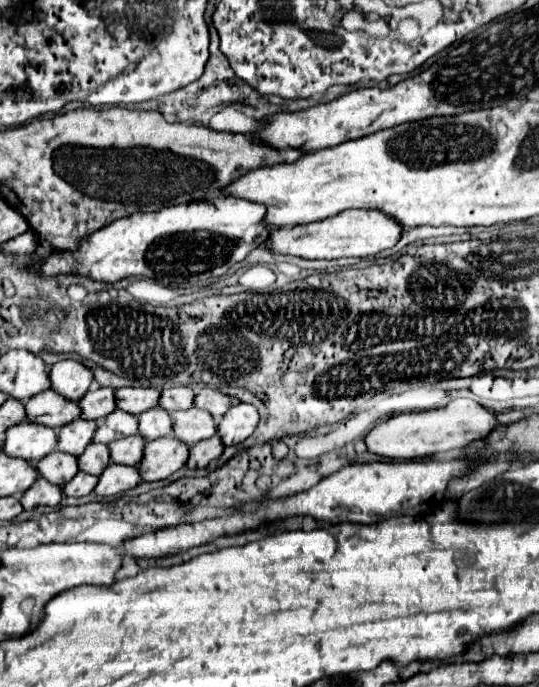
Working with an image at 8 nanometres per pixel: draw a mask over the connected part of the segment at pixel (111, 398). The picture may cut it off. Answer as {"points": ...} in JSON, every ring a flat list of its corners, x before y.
{"points":[[95,388,95,390,89,390,79,400,79,408,81,408,79,418,83,418,83,420,105,418,109,412,115,410,115,390,113,388]]}

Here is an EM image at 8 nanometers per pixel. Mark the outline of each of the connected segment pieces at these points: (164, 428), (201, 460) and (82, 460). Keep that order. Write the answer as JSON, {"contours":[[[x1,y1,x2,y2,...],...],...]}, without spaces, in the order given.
{"contours":[[[161,408,147,410,139,416,139,434,145,440,155,440,171,434,171,418]],[[213,436,213,438,209,438,209,440,203,440,203,442,199,442,199,444,195,444,195,446,191,448,187,466,189,466,191,470,195,470,195,468,207,468,209,462,215,460,215,458,219,458,223,450,225,450,225,448,223,448,223,442,219,440,219,436]],[[89,444,85,452,79,456,79,470,93,476,99,476,99,472,103,472,107,464,109,464,109,452,107,446,103,444]]]}

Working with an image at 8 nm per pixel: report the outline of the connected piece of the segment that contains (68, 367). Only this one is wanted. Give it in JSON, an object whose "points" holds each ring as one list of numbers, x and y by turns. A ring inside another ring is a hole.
{"points":[[63,360,53,364,49,370,49,380,51,390,55,390,59,396,67,400,79,400,93,384,93,374,81,362]]}

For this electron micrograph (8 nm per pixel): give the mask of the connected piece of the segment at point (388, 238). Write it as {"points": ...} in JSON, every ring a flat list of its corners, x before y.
{"points":[[345,210,339,216,331,216,321,222,305,224,305,226,291,226,291,228,279,228,273,230,267,246,279,254,293,254,307,260,335,260,343,256,375,256,383,250,393,248,401,240,401,224,379,210]]}

